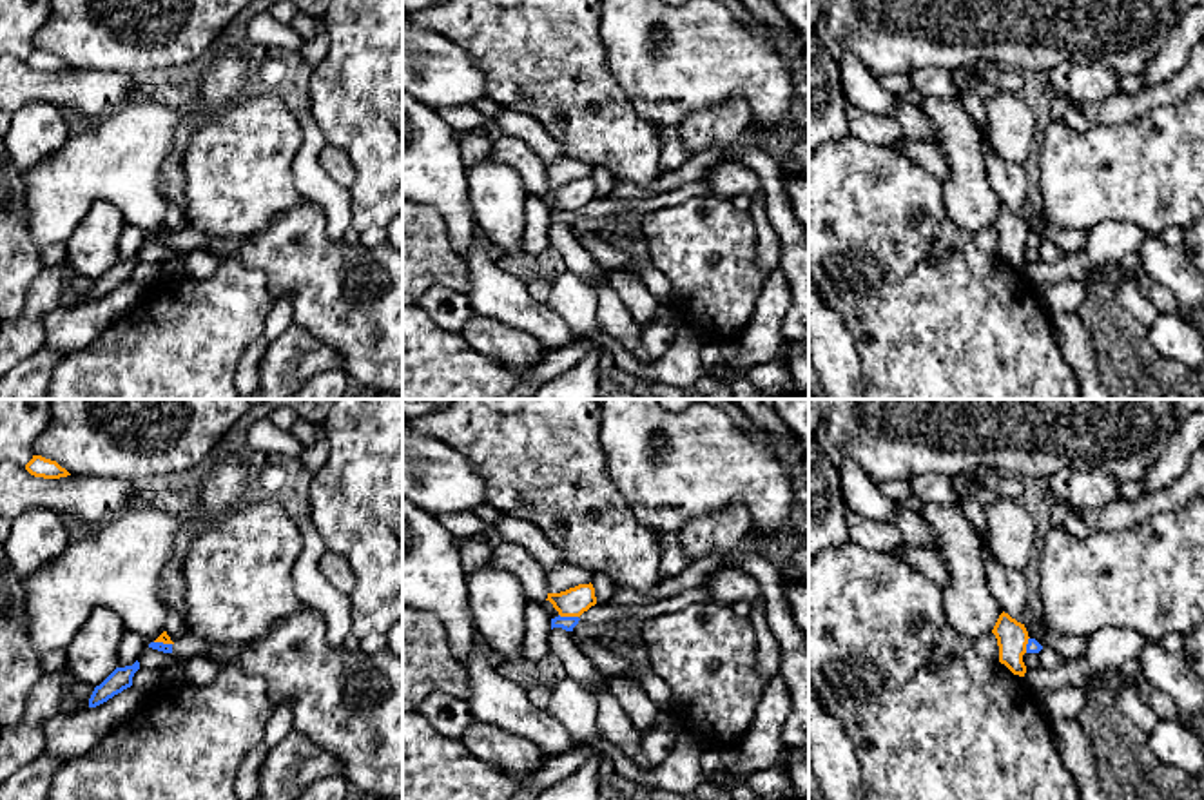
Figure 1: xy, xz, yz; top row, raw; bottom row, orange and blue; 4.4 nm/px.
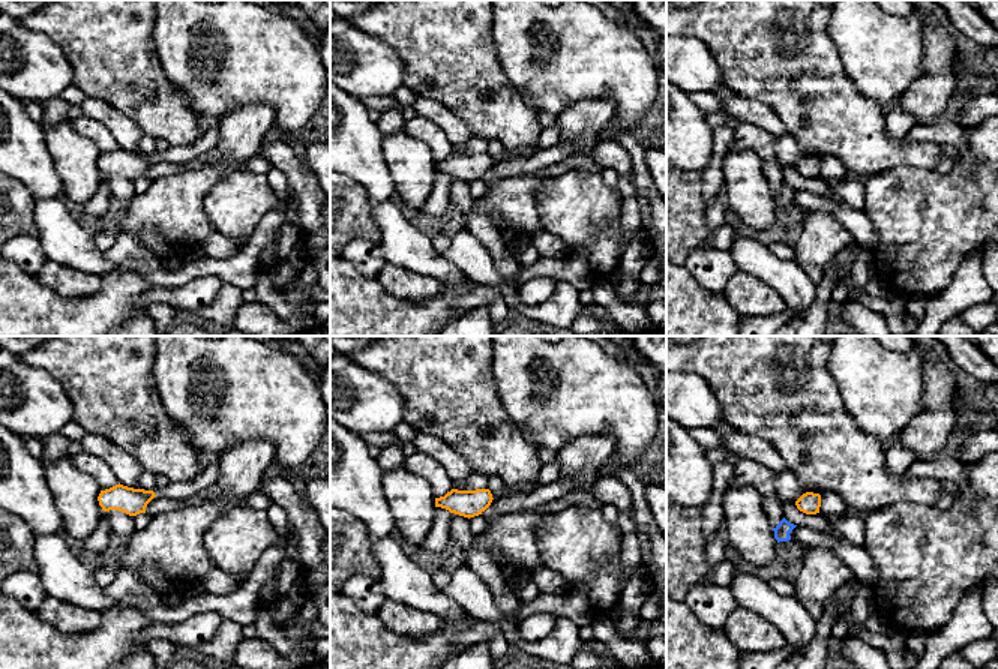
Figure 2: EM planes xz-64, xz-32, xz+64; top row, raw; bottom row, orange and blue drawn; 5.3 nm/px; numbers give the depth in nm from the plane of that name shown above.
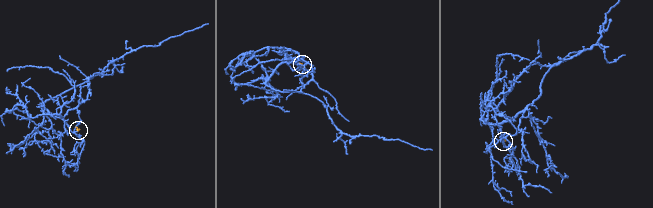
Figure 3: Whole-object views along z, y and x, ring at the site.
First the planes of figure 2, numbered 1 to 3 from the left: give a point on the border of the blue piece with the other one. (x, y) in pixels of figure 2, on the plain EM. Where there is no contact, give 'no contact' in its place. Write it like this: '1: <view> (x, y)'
1: no contact
2: no contact
3: no contact

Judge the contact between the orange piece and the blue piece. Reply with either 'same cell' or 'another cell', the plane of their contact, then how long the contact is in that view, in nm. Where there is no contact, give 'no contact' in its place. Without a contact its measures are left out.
another cell | xz | 90 nm

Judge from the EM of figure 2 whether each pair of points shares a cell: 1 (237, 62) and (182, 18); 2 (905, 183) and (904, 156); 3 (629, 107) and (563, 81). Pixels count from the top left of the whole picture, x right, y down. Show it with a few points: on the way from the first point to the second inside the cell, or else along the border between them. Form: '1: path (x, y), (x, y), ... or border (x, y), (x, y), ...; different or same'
1: path (228, 45), (216, 41), (195, 41), (191, 36); same
2: border (934, 168), (895, 165), (871, 177); different
3: path (616, 89), (607, 80), (581, 80); same

